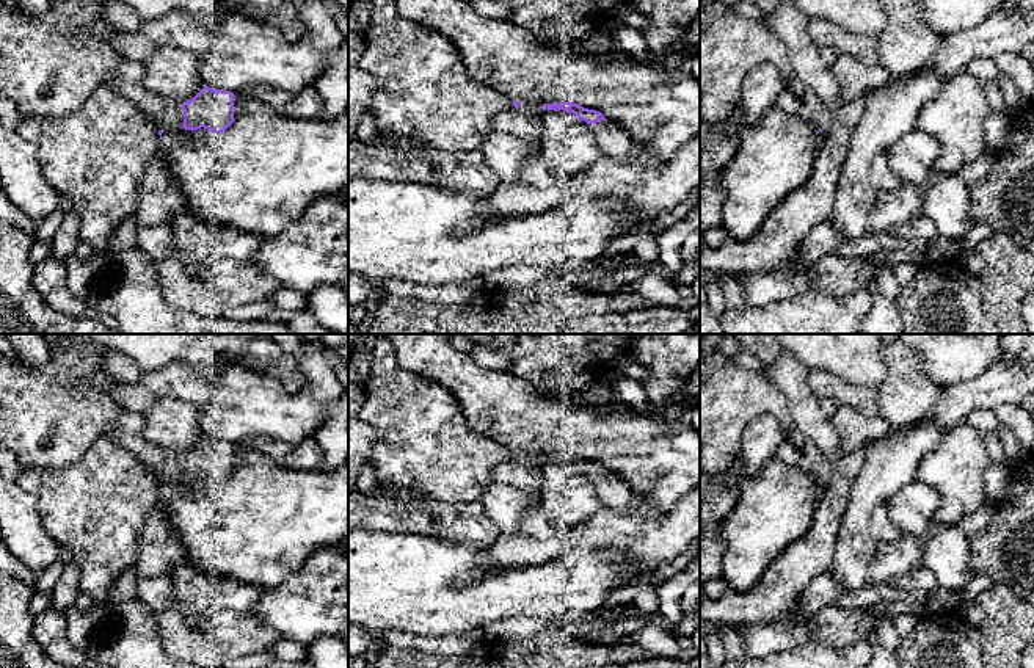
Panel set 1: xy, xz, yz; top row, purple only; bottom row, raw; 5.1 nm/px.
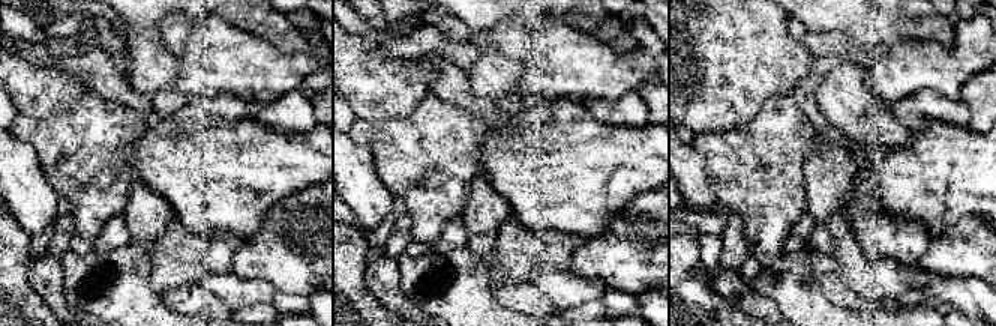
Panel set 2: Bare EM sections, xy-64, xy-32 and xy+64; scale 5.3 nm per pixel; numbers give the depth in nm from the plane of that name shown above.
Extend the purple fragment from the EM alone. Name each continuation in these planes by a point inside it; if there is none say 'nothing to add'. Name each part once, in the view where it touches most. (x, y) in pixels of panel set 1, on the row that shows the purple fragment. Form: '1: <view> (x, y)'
1: xy (168, 116)
2: xz (612, 140)

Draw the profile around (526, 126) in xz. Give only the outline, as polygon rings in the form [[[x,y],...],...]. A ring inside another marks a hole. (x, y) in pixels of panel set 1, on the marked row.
[[[513,108],[497,113],[491,119],[494,133],[513,135],[522,141],[541,144],[543,119],[540,114],[524,113]]]

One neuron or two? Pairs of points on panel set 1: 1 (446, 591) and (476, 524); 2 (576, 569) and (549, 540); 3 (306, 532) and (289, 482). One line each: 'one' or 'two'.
1: two
2: two
3: one

